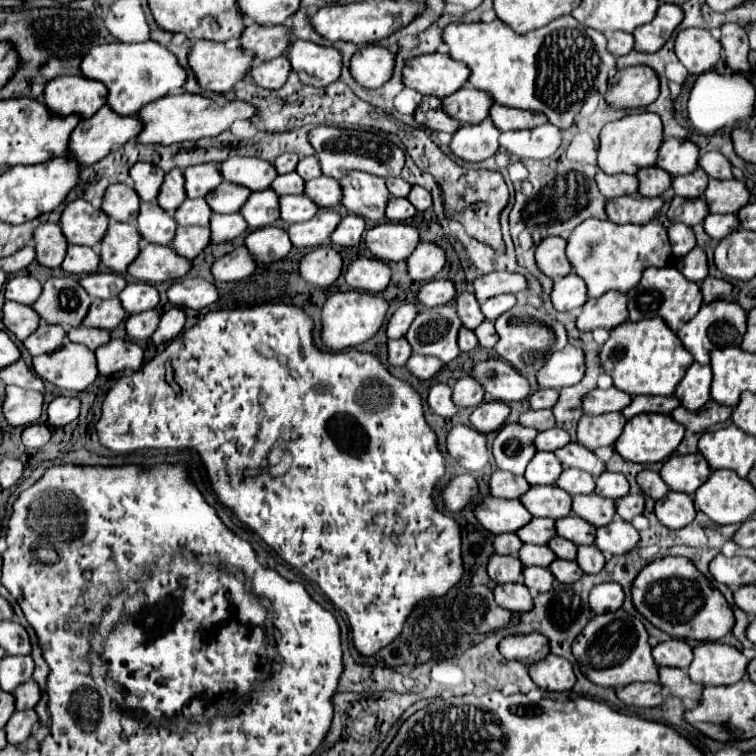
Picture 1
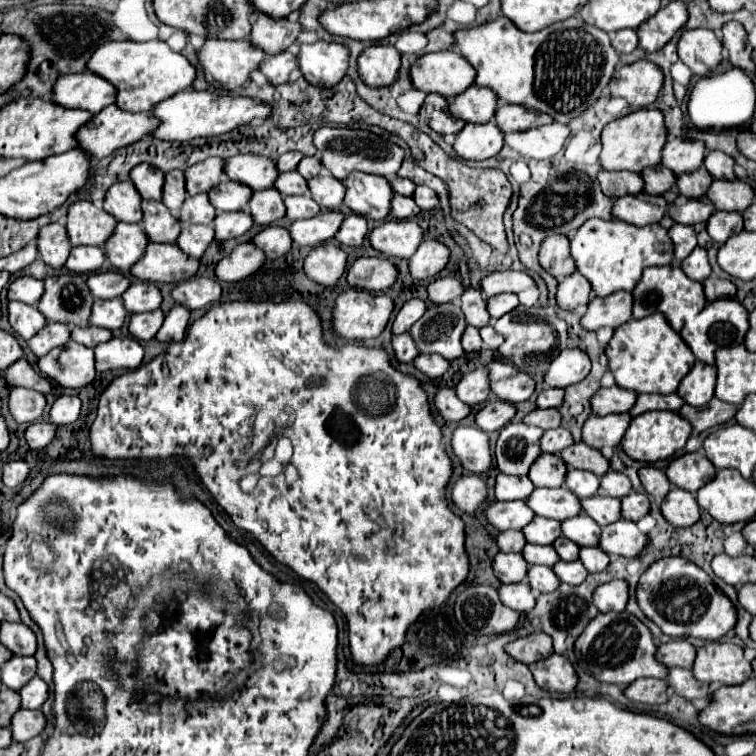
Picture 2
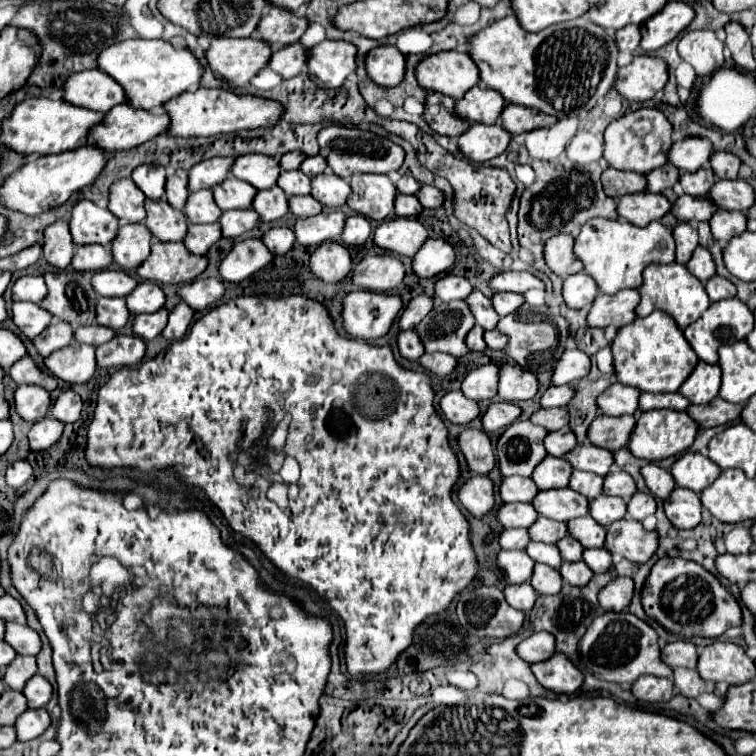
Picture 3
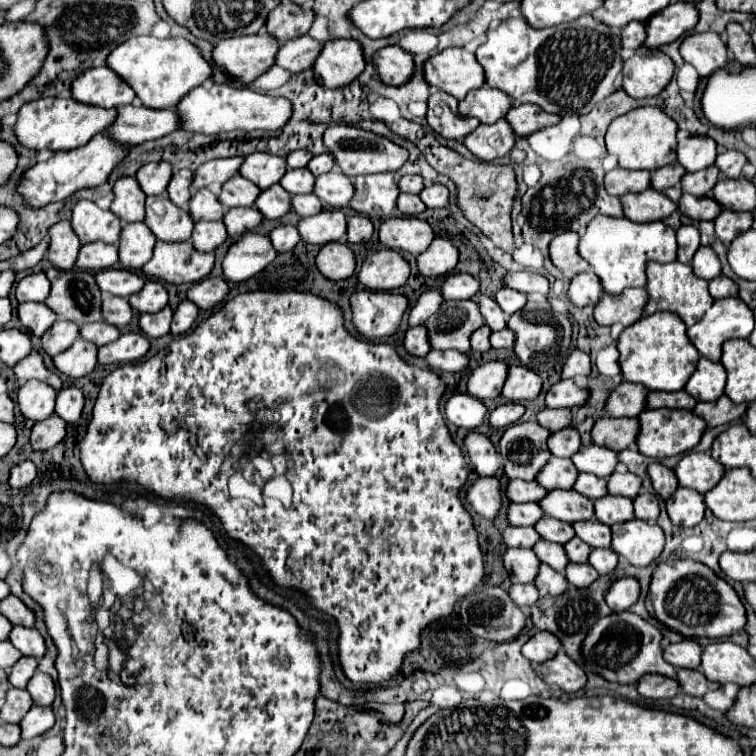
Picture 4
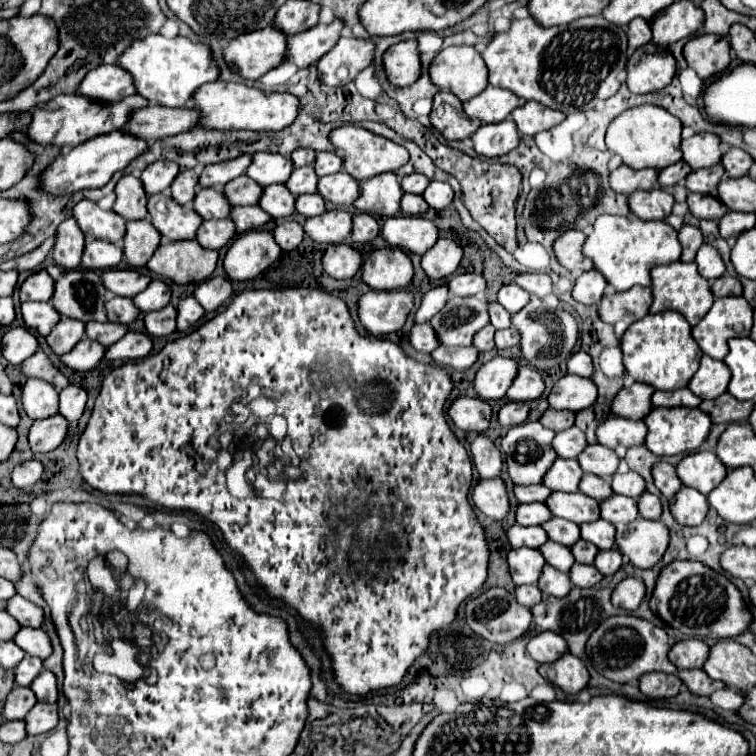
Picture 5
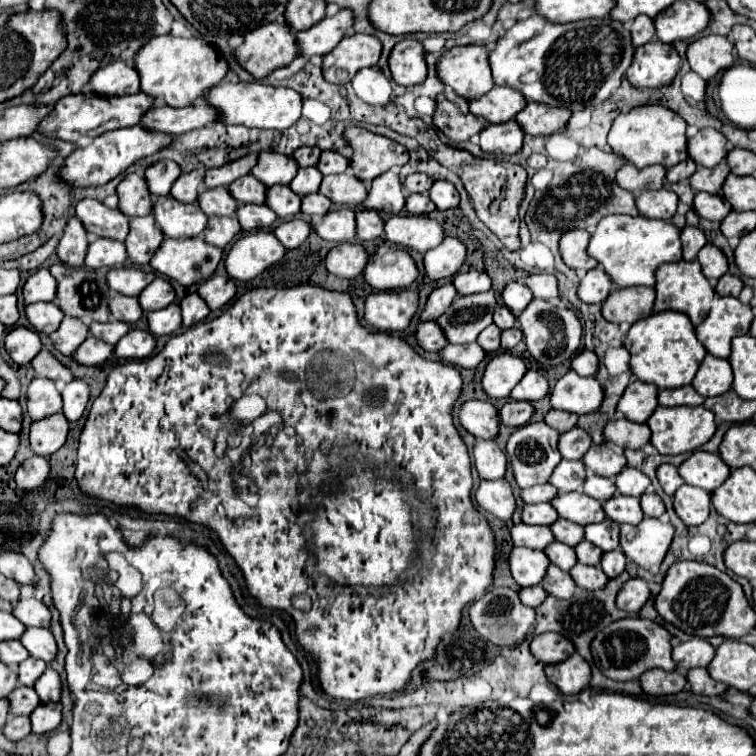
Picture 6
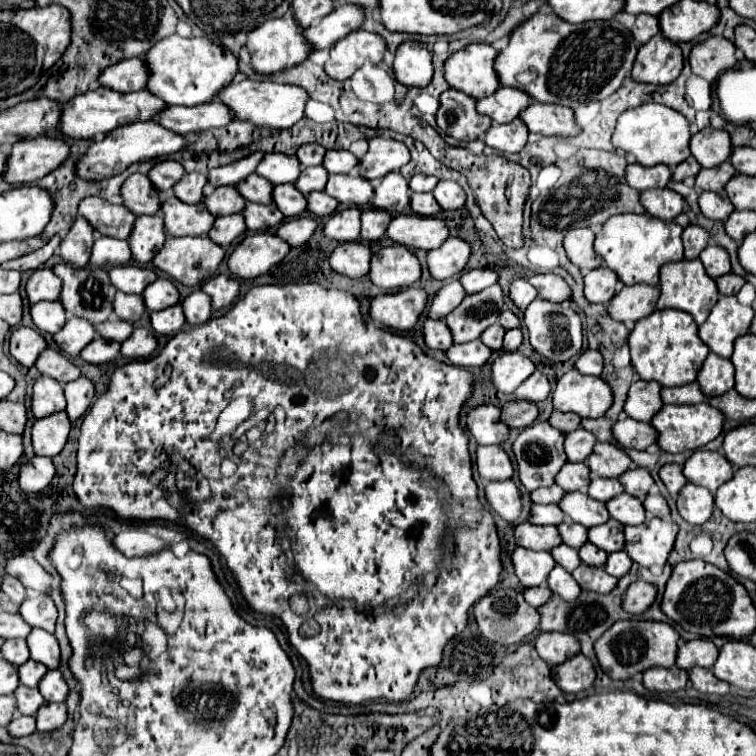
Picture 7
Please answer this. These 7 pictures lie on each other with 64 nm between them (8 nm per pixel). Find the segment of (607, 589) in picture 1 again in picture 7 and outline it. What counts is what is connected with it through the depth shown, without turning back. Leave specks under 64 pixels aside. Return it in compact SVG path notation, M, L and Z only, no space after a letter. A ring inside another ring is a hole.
M636 580L630 584L622 598L622 608L630 614L642 614L656 598L656 588L652 584L646 584L642 580Z

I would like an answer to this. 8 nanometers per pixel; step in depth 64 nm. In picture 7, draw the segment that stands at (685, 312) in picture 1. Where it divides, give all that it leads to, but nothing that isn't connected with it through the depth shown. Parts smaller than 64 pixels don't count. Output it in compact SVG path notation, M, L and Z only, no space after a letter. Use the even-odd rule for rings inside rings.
M698 258L670 262L660 268L660 298L656 302L656 310L676 308L676 310L688 312L696 324L702 324L710 314L710 308L716 304L716 300L718 300L716 282L704 272L704 266Z

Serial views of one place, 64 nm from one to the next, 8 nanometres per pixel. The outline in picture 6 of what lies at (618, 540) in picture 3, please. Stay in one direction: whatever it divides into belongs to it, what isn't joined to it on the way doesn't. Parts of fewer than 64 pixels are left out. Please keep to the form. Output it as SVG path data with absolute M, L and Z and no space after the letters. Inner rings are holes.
M644 518L638 526L620 526L620 548L628 560L640 568L662 564L674 536L674 526L666 520Z

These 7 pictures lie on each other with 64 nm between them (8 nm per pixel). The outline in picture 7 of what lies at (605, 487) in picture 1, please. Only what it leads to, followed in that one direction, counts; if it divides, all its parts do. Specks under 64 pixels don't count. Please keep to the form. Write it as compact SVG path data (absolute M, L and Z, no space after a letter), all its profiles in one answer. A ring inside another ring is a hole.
M632 468L632 470L626 470L620 478L620 484L624 488L626 494L630 496L636 496L640 500L644 500L644 496L648 494L650 486L654 484L650 472L646 468Z

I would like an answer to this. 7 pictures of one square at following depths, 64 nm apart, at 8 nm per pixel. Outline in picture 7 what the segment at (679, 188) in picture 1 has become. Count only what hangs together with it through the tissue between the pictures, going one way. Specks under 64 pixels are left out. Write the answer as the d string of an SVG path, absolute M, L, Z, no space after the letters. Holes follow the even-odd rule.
M724 162L716 168L702 168L696 176L696 188L700 190L710 190L710 192L722 192L726 182L734 176L734 168L730 162Z

